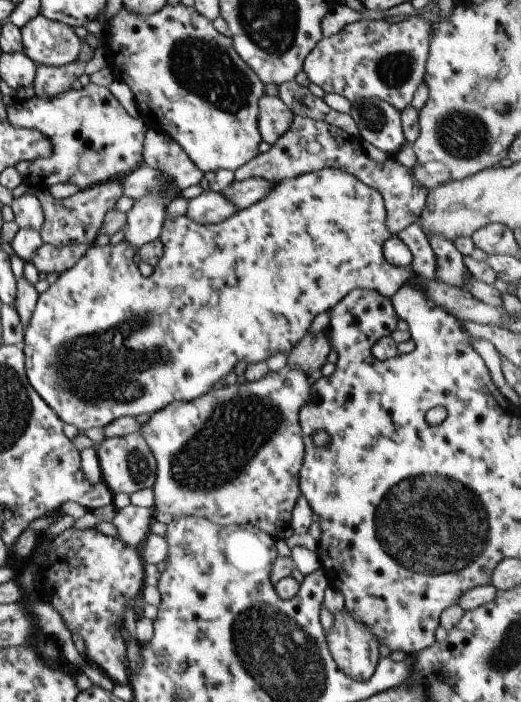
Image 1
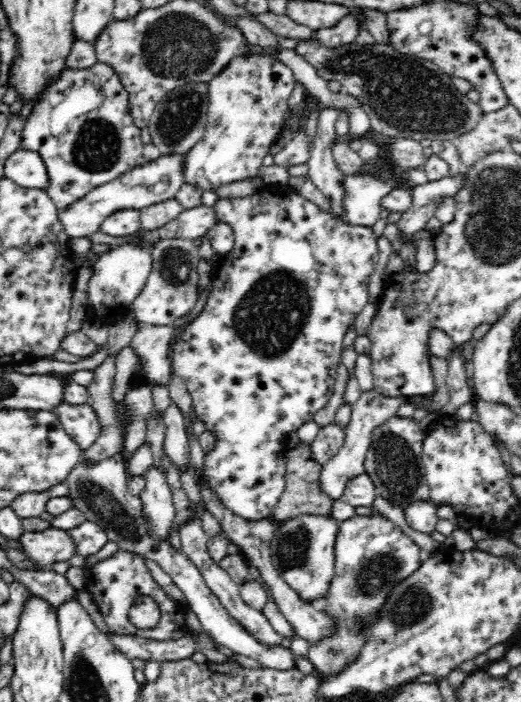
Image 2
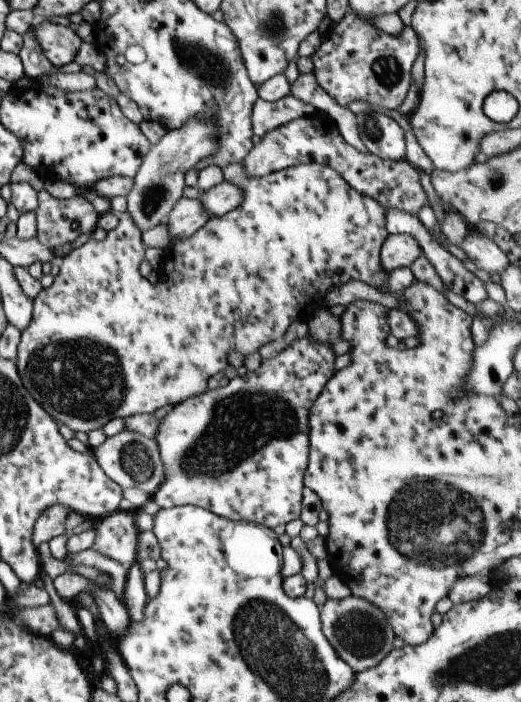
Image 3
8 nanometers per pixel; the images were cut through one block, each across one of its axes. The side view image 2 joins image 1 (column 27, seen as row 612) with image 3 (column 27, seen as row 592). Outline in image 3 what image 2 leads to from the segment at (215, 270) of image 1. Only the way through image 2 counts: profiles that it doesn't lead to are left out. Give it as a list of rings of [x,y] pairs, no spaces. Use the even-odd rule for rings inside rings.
[[[231,163],[223,167],[224,180],[238,186],[244,194],[241,204],[237,208],[211,217],[207,222],[196,230],[191,236],[184,239],[169,241],[165,250],[170,255],[163,262],[158,281],[151,284],[145,277],[138,273],[138,265],[141,264],[143,242],[139,230],[134,226],[133,220],[126,211],[117,214],[117,226],[106,231],[106,237],[102,241],[96,241],[89,237],[85,244],[79,248],[71,249],[61,257],[61,265],[57,275],[49,287],[42,288],[32,300],[33,308],[29,324],[20,332],[20,341],[16,350],[16,369],[21,384],[33,397],[33,400],[47,414],[56,420],[58,424],[65,424],[74,432],[91,432],[101,429],[104,424],[113,418],[128,418],[136,414],[153,413],[157,408],[173,406],[182,400],[197,396],[207,390],[207,380],[218,377],[227,366],[227,353],[232,350],[240,350],[241,353],[251,354],[259,350],[259,347],[273,343],[284,336],[287,326],[293,320],[307,319],[317,310],[326,307],[327,294],[333,286],[345,284],[349,280],[359,280],[381,292],[388,274],[383,270],[380,263],[380,246],[388,234],[385,228],[386,210],[374,198],[363,196],[360,192],[351,188],[337,172],[332,168],[319,163],[301,163],[287,167],[262,177],[248,177],[242,163]],[[323,301],[320,308],[310,310],[309,302]]]

